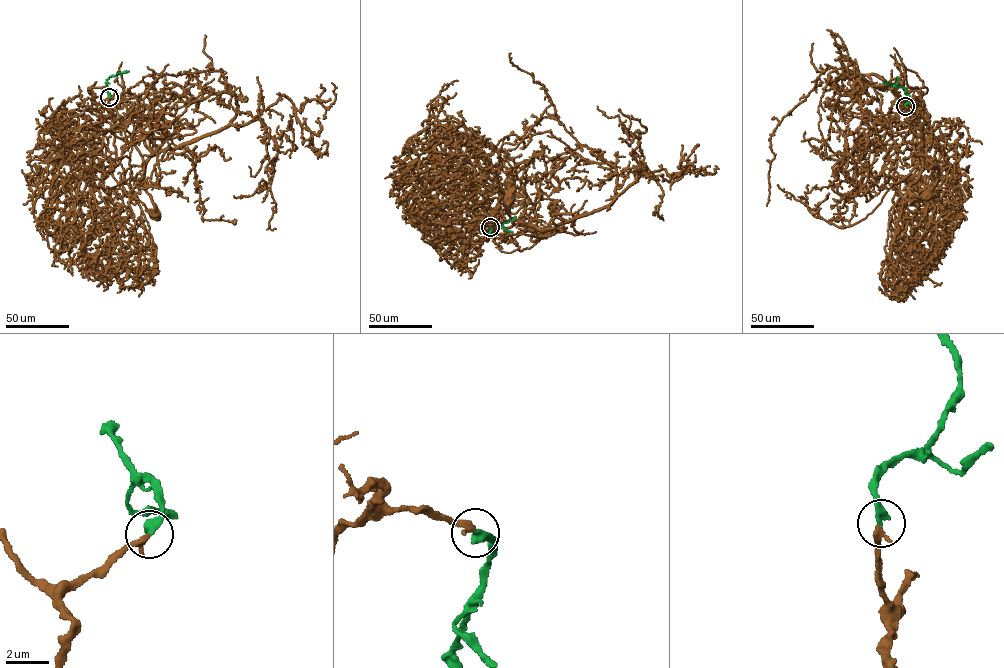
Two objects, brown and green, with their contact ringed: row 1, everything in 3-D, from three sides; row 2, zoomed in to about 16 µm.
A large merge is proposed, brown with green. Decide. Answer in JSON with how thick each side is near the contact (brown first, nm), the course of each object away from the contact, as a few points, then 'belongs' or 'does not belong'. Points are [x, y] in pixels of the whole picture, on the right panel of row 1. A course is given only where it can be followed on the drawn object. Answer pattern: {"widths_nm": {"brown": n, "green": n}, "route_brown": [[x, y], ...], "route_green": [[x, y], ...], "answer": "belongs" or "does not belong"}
{"widths_nm": {"brown": 280, "green": 440}, "route_brown": [[905, 106], [906, 134], [912, 112], [923, 146], [909, 192], [928, 195]], "route_green": [[905, 106], [909, 96], [905, 93], [905, 88], [883, 82]], "answer": "belongs"}

